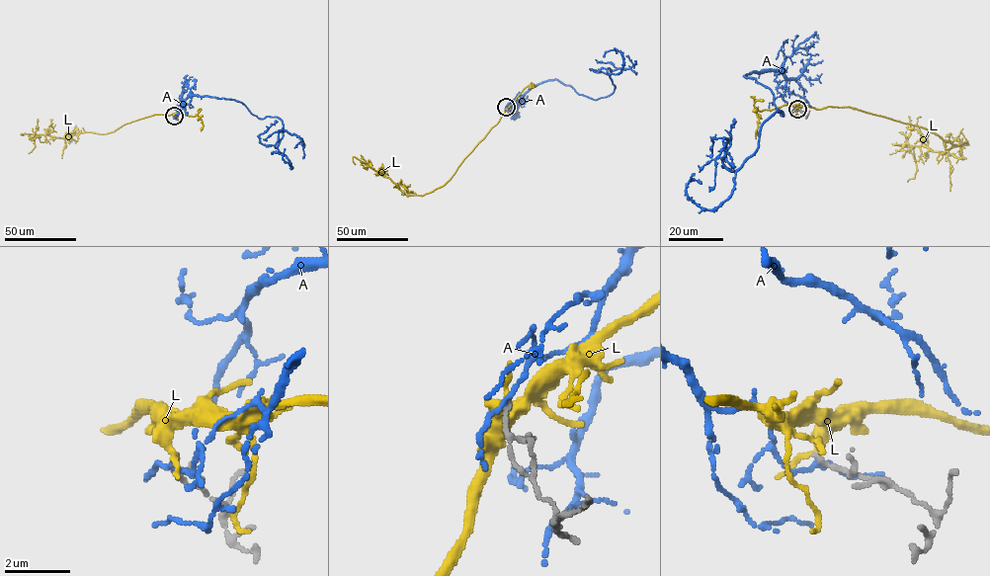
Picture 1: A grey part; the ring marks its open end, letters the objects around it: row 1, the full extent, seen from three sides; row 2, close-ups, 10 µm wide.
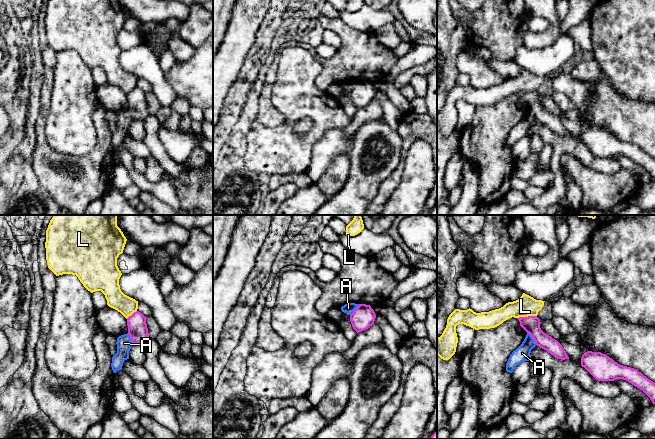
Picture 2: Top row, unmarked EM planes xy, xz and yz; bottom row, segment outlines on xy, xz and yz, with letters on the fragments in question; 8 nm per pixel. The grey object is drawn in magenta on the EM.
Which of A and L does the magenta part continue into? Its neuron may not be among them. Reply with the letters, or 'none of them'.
none of them

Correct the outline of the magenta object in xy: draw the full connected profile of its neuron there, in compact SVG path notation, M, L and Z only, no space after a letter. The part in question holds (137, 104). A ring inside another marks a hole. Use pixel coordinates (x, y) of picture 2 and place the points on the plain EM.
M139 87L127 94L128 110L134 120L145 121L150 115L146 93Z

